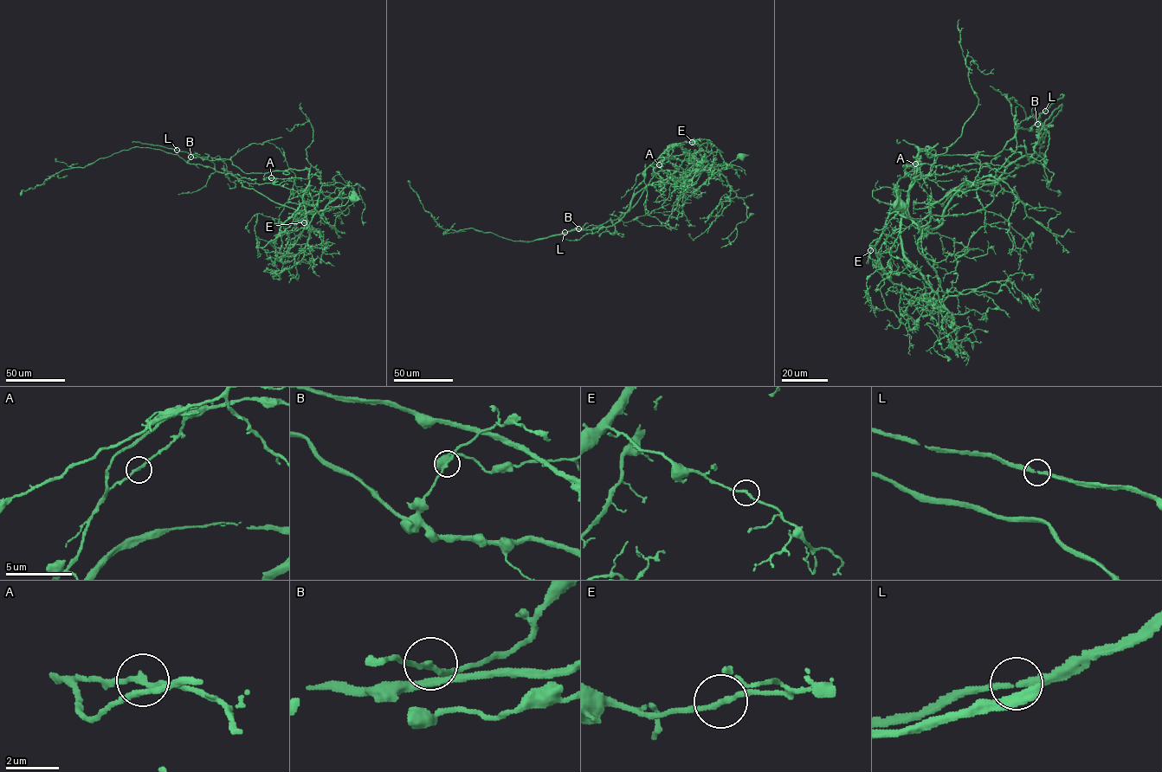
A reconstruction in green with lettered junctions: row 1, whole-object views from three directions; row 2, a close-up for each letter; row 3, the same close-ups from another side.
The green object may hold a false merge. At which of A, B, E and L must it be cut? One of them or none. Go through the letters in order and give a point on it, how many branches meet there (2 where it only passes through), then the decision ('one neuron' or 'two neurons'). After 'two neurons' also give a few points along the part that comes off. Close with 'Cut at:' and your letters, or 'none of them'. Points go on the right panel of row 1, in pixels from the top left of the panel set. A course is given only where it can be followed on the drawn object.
A: (915, 164) | 2 | two neurons | (914, 164), (938, 156), (916, 147), (902, 254), (950, 312), (949, 348), (988, 332)
B: (1037, 124) | 2 | one neuron
E: (870, 250) | 2 | one neuron
L: (1045, 111) | 2 | one neuron
Cut at: A

